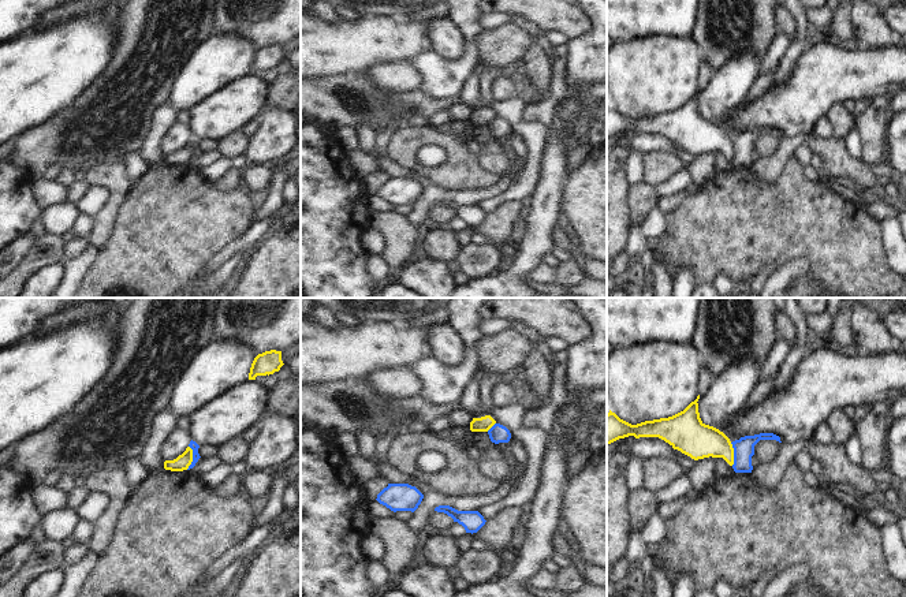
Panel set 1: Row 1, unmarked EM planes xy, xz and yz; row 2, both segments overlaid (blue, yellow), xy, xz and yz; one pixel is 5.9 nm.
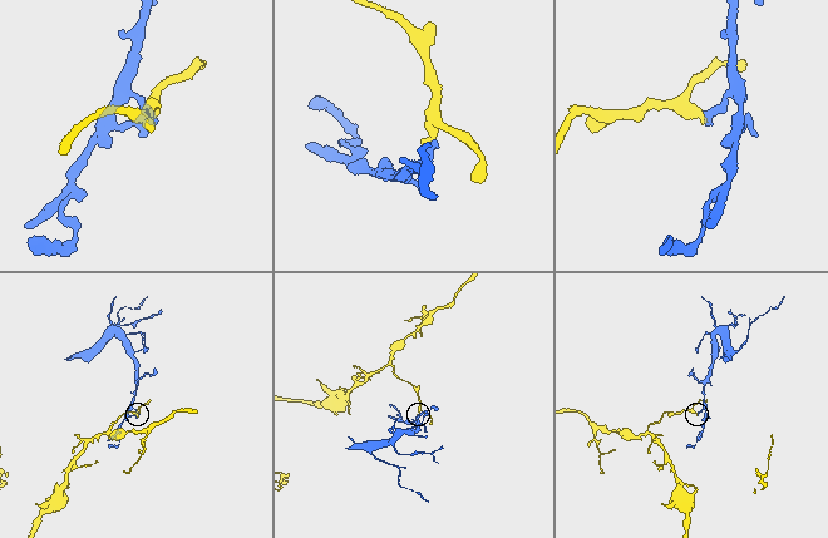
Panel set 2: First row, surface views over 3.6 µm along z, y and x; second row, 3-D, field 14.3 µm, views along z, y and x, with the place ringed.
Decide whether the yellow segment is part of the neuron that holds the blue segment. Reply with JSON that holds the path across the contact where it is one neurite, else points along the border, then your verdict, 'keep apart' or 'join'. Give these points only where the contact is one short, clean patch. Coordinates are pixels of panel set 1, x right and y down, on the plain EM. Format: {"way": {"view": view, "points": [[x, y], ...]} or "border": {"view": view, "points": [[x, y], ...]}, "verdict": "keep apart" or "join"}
{"border": {"view": "xy", "points": [[189, 140], [191, 144], [191, 157], [186, 163]]}, "verdict": "keep apart"}

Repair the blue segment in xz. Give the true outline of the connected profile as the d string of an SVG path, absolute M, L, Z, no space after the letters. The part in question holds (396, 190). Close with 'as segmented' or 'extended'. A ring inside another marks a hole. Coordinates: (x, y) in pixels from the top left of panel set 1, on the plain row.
M388 178L377 189L377 195L391 205L411 205L414 206L421 198L424 189L409 178Z | as segmented

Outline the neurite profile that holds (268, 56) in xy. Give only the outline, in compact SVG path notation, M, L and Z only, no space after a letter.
M271 44L258 48L250 61L249 74L256 74L257 70L269 70L279 66L283 60L282 45Z

